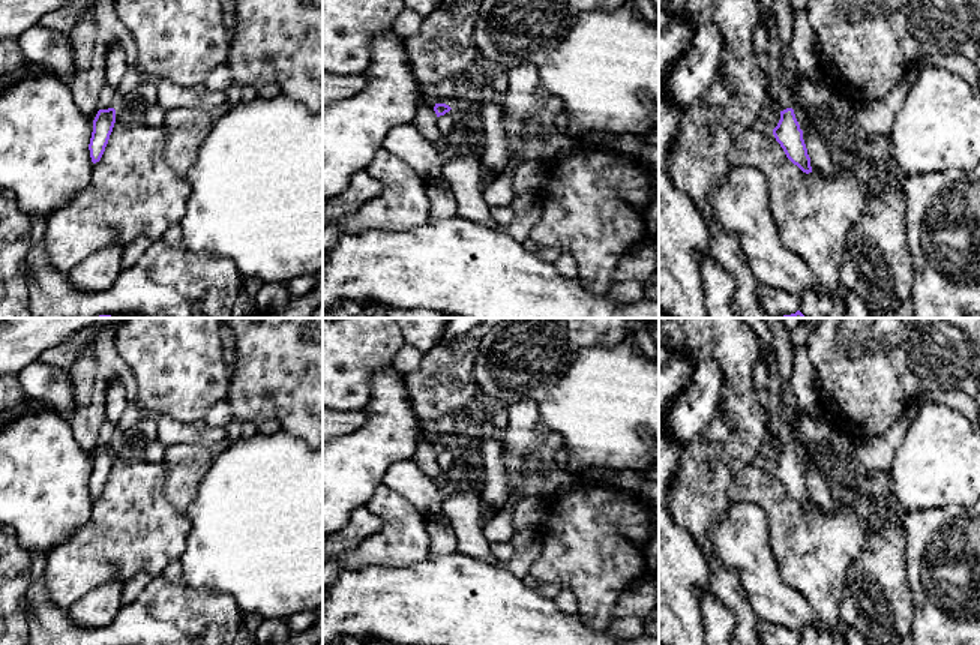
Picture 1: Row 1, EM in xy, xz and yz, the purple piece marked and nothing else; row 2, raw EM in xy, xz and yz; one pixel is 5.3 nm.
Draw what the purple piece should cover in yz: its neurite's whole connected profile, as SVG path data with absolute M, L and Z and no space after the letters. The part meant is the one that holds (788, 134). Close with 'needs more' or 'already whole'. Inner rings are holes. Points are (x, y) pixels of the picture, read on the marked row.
M792 108L780 111L780 120L773 129L773 135L794 165L806 174L812 172L803 130L800 129Z | already whole

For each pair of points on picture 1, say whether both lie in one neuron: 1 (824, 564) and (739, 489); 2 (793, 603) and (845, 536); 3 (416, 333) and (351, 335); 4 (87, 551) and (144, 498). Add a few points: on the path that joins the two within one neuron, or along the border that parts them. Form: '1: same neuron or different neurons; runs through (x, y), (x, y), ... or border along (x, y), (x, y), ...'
1: same neuron; runs through (803, 542), (790, 522), (761, 494)
2: different neurons; border along (778, 566), (781, 579), (806, 600), (821, 621)
3: different neurons; border along (401, 333), (405, 342)
4: same neuron; runs through (101, 542), (131, 512)

